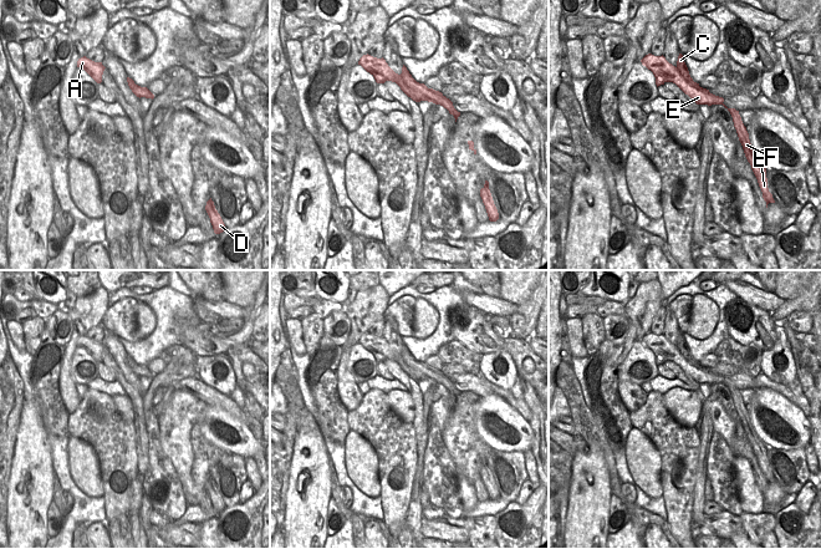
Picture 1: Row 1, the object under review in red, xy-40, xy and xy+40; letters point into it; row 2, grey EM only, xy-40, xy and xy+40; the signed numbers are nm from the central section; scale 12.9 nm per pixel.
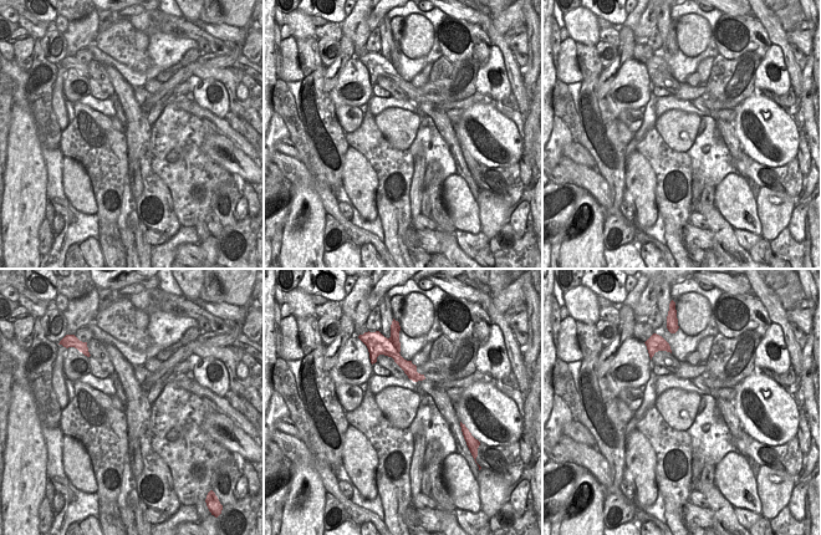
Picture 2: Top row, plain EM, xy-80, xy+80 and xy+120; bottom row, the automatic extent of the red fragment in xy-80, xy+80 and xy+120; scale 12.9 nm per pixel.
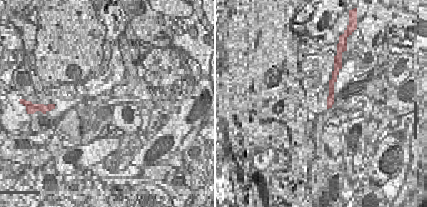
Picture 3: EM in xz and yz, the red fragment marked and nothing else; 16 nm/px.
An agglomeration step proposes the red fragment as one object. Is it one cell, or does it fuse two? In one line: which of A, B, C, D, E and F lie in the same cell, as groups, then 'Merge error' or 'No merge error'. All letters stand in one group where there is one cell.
Groups: A E / B C D F. Merge error.

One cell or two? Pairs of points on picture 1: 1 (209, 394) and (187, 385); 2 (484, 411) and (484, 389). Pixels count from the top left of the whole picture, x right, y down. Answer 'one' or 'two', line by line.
1: one
2: two

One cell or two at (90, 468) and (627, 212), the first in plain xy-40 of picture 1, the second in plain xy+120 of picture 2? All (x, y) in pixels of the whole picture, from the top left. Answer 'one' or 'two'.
two

